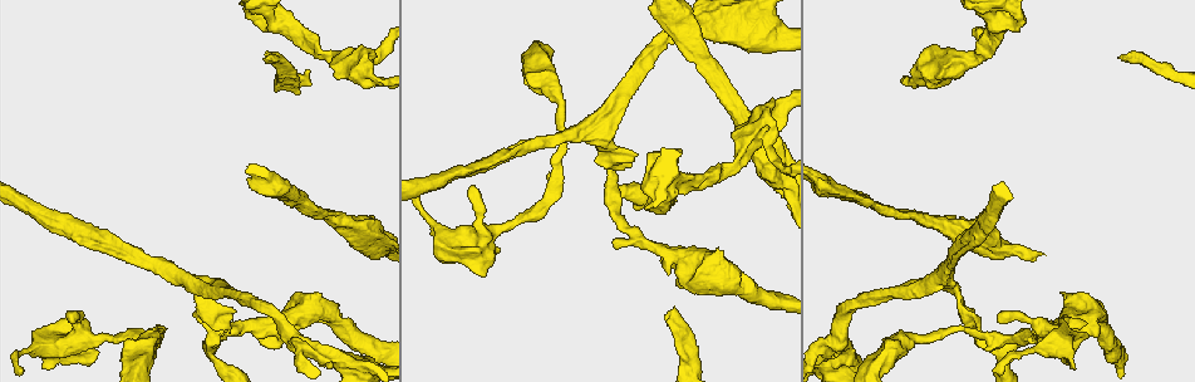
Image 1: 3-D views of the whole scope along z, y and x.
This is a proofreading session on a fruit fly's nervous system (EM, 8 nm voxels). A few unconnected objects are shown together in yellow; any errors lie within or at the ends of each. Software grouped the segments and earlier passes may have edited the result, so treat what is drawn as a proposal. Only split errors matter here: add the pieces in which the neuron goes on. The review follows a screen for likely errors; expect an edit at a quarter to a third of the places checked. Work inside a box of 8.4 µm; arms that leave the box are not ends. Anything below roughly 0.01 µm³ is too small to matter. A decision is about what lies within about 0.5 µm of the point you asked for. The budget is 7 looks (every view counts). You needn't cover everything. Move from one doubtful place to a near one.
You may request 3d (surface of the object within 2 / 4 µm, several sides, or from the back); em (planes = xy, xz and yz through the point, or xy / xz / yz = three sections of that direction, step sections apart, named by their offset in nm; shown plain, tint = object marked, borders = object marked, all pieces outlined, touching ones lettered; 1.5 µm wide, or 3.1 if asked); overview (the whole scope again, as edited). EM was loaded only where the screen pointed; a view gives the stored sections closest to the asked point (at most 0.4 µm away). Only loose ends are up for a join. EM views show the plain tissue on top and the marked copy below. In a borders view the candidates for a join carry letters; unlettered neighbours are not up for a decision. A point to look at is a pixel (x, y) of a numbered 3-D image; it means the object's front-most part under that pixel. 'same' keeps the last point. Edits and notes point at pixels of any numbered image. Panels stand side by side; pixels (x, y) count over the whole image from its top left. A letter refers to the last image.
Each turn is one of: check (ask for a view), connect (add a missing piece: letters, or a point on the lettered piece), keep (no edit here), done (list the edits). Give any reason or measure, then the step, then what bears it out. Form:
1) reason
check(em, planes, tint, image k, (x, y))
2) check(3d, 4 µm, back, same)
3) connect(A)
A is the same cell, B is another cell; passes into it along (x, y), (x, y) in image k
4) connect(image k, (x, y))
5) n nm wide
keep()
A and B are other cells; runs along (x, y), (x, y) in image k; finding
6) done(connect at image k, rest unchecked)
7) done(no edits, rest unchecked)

an open end
check(em, planes, borders, image 1, (360, 52))

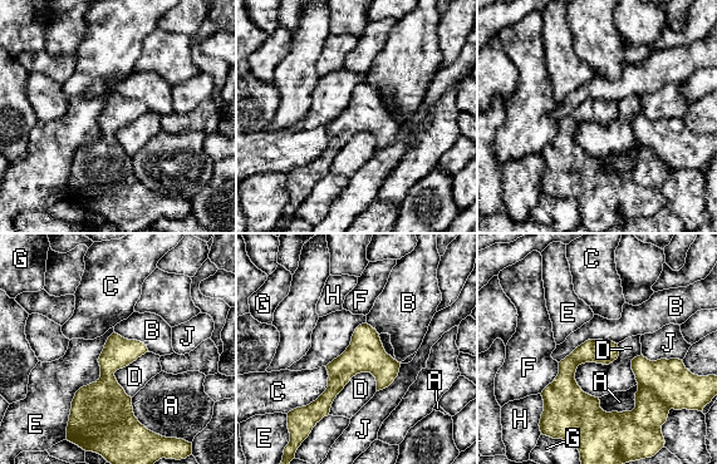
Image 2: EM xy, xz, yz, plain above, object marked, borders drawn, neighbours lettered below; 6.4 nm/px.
keep()
A, B, C, D, E, F, G, H and J are other cells; runs along (367, 327), (366, 348), (313, 418) in image 2; no lettered piece goes on from it

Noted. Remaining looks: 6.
an open end
check(em, xy, step 4, borders, image 1, (273, 54))

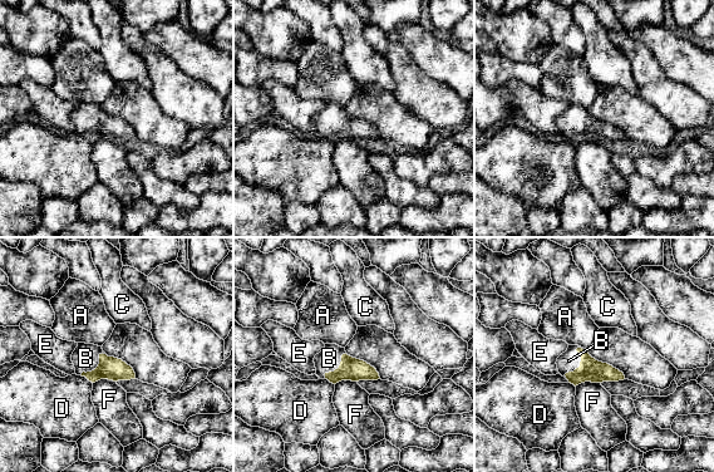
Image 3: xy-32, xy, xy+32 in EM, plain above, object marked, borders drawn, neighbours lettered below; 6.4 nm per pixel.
connect(B)
B is the same cell, A, C, D, E and F are other cells; passes into it along (590, 369), (580, 363), (569, 360) in image 3; it goes on there

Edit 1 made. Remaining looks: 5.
an open end
check(em, planes, borders, image 1, (1015, 30))

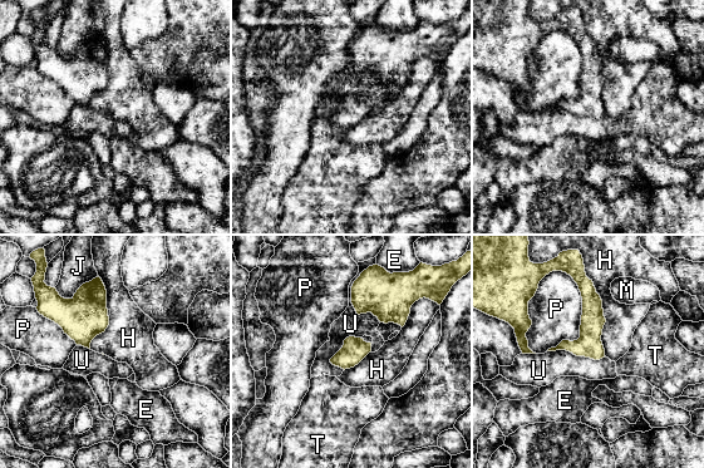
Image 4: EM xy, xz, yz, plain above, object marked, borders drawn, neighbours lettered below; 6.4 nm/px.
H touches over 600 nm
keep()
E, H, J, M, P, T and U are other cells; border along (365, 269), (352, 305), (380, 321) in image 4; none of them fits

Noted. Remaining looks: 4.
done(connect at image 3, rest unchecked)

